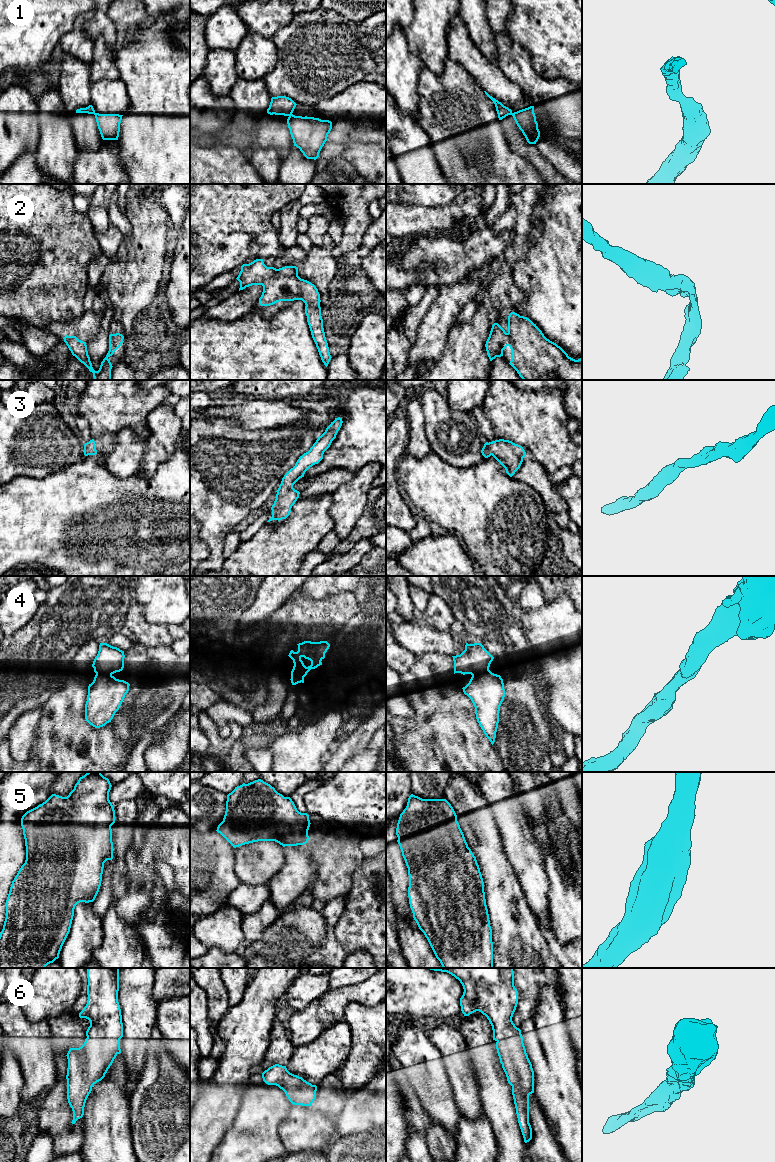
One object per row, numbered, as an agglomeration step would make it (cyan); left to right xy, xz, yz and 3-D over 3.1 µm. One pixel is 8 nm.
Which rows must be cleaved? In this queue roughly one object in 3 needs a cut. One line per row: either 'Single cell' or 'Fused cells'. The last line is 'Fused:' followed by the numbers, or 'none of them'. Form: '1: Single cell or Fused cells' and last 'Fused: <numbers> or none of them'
1: Fused cells
2: Single cell
3: Single cell
4: Single cell
5: Single cell
6: Single cell
Fused: 1

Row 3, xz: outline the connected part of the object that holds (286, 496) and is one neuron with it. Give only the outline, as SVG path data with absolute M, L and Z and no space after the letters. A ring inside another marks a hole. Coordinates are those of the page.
M335 418L326 428L325 432L318 437L310 450L299 457L295 466L291 468L282 478L281 484L276 491L276 499L271 507L272 517L267 521L286 519L291 512L292 506L299 498L300 492L293 488L293 485L302 477L305 472L323 459L324 452L330 447L342 426L342 418Z

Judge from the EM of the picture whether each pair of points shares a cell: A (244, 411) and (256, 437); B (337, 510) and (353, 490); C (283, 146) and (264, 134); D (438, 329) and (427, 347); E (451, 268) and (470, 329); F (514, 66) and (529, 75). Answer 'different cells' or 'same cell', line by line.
A: different cells
B: same cell
C: same cell
D: same cell
E: different cells
F: same cell

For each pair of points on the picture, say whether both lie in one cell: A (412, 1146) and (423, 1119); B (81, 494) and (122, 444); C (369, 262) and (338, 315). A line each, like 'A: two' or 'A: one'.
A: one
B: two
C: two

